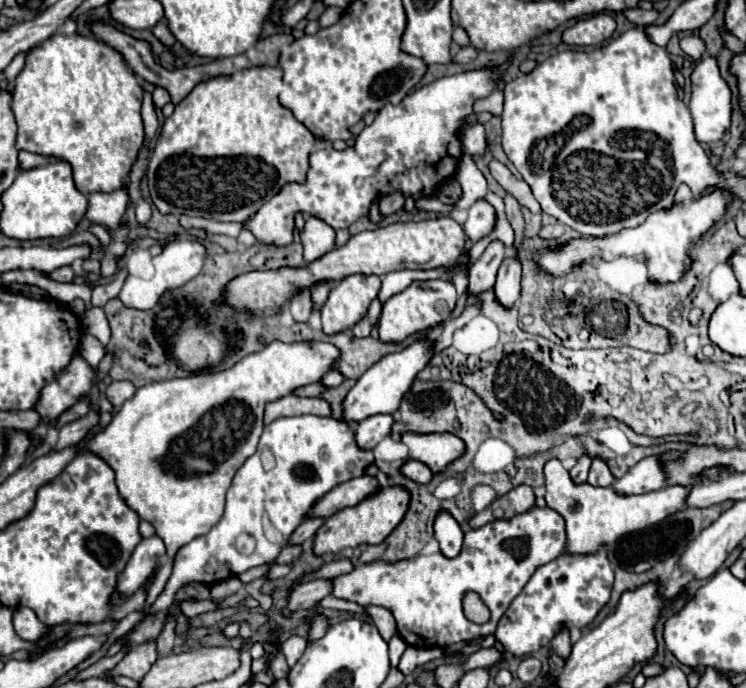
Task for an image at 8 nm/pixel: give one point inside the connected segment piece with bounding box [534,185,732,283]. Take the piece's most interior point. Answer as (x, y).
(665, 237)

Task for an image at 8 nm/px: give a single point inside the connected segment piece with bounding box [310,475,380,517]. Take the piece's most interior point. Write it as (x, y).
(350, 493)

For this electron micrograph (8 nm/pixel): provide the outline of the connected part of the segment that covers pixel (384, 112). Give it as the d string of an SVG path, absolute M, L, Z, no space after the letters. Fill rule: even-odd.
M480 69L452 77L442 77L406 95L398 105L386 103L370 127L366 127L354 147L336 151L330 145L318 147L310 155L310 171L306 183L290 183L274 195L262 209L244 223L260 243L288 245L292 243L294 215L298 211L324 219L330 227L350 227L358 217L368 215L370 203L394 191L418 199L432 195L440 183L456 173L462 149L458 129L464 117L472 113L476 99L490 95L498 85L494 71Z

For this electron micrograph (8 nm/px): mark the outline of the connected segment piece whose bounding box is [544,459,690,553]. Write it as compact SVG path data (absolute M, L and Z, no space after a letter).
M550 459L544 465L546 479L546 503L550 509L558 511L566 521L568 533L568 553L594 553L600 545L610 545L618 537L652 527L664 521L668 515L686 509L686 499L690 487L668 485L658 491L640 495L620 495L614 487L594 487L590 483L574 483L570 473L562 467L558 459Z

